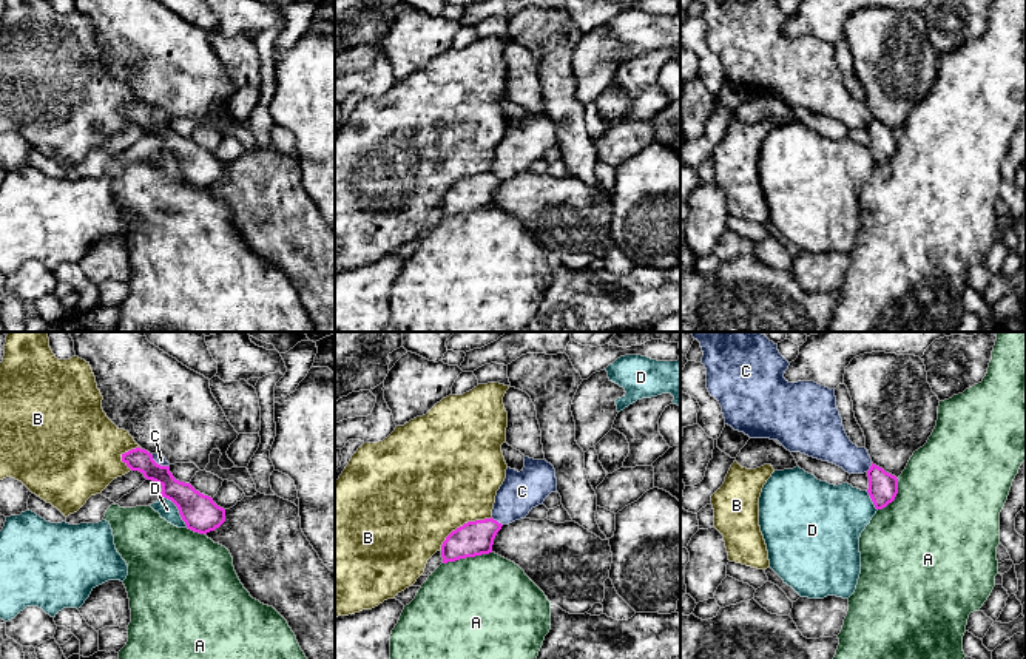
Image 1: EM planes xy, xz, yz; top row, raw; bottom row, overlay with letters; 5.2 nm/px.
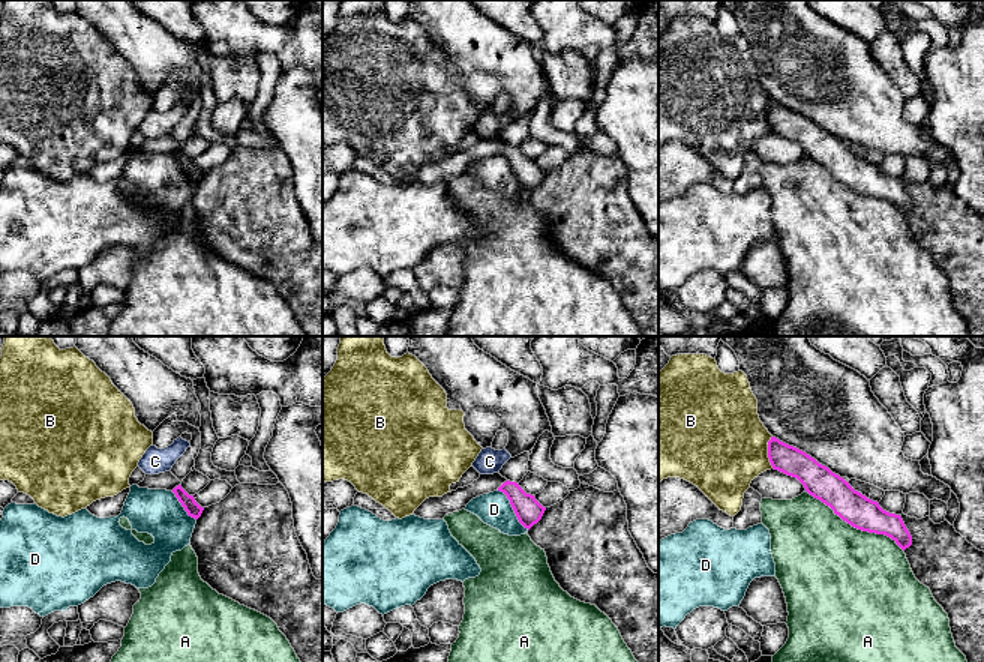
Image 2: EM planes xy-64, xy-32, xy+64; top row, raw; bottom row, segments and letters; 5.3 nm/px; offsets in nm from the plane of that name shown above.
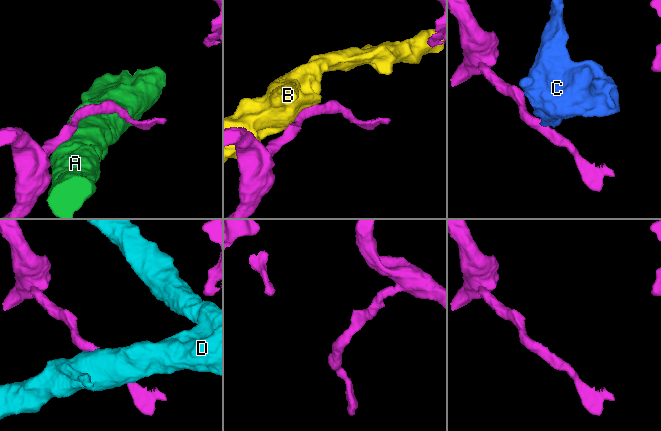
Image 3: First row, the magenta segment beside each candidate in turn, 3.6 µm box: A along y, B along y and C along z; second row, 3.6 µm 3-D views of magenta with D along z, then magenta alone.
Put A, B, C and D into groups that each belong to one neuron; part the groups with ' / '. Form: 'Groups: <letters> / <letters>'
Groups: A / B / C / D

